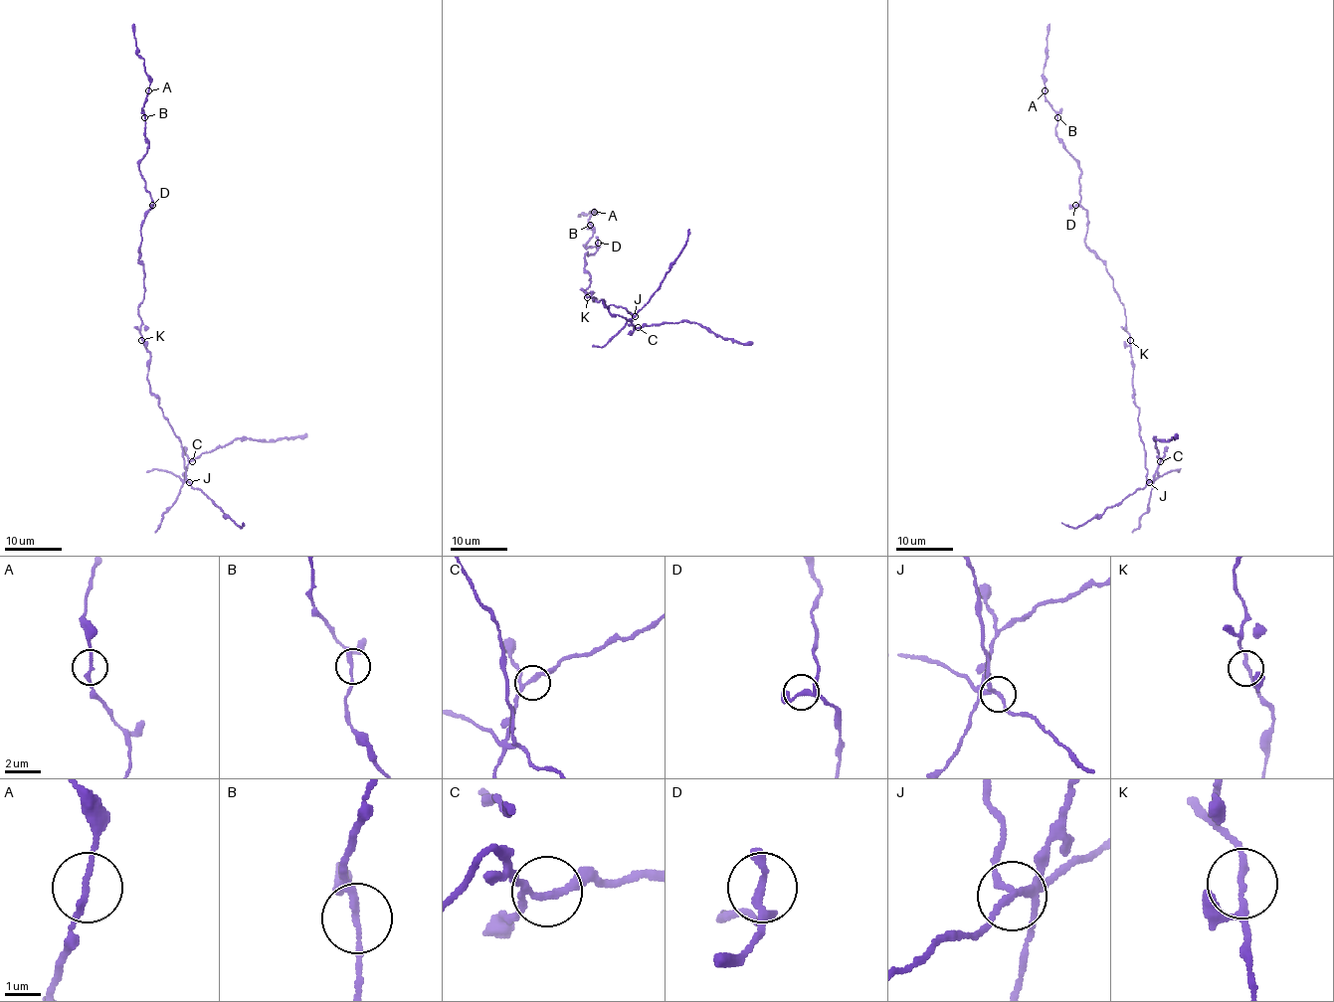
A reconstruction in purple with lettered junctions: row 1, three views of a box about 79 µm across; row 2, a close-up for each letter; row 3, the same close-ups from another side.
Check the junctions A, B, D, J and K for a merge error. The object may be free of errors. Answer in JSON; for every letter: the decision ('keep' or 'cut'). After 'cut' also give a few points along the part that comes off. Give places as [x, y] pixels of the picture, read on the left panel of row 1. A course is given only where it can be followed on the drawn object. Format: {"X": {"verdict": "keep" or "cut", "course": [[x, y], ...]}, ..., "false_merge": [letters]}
{"A": {"verdict": "keep"}, "B": {"verdict": "keep"}, "D": {"verdict": "keep"}, "J": {"verdict": "cut", "course": [[189, 482], [185, 479], [185, 469], [191, 461], [235, 439], [276, 440], [307, 433]]}, "K": {"verdict": "keep"}, "false_merge": ["J"]}

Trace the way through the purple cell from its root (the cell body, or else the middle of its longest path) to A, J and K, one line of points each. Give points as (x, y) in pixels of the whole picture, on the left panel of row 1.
A: (140, 315), (137, 307), (144, 292), (140, 228), (153, 204), (139, 169), (147, 150), (143, 104), (149, 91)
J: (140, 315), (141, 340), (150, 355), (149, 389), (159, 399), (163, 417), (182, 445), (185, 476), (189, 482)
K: (140, 315), (141, 340)

